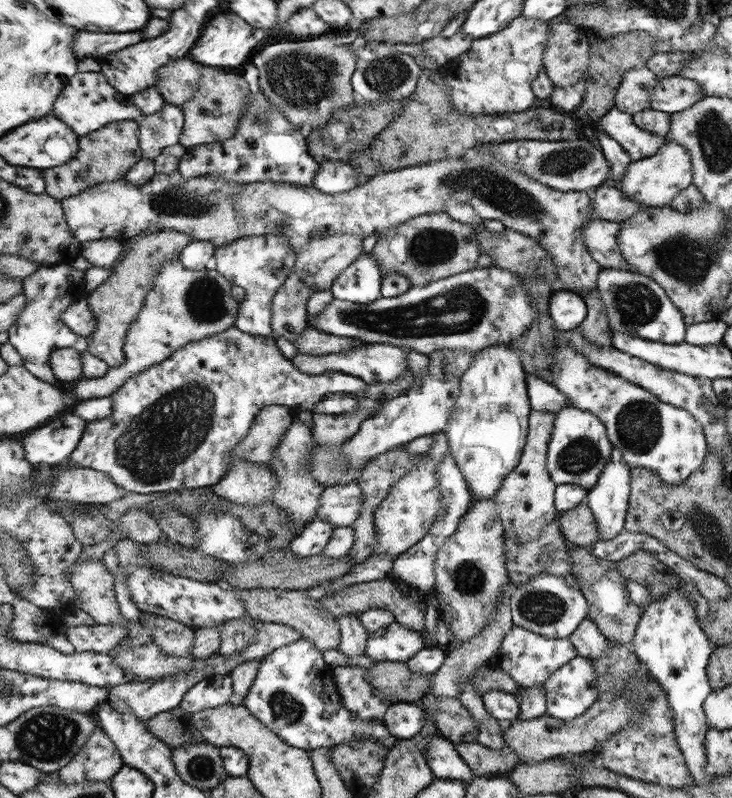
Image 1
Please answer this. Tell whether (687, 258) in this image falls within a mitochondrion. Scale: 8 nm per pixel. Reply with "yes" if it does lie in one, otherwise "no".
yes

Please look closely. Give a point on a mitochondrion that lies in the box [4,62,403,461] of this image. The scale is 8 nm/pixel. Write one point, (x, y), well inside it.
(205, 302)

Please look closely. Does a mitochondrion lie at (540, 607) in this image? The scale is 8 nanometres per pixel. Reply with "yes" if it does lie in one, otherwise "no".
yes

